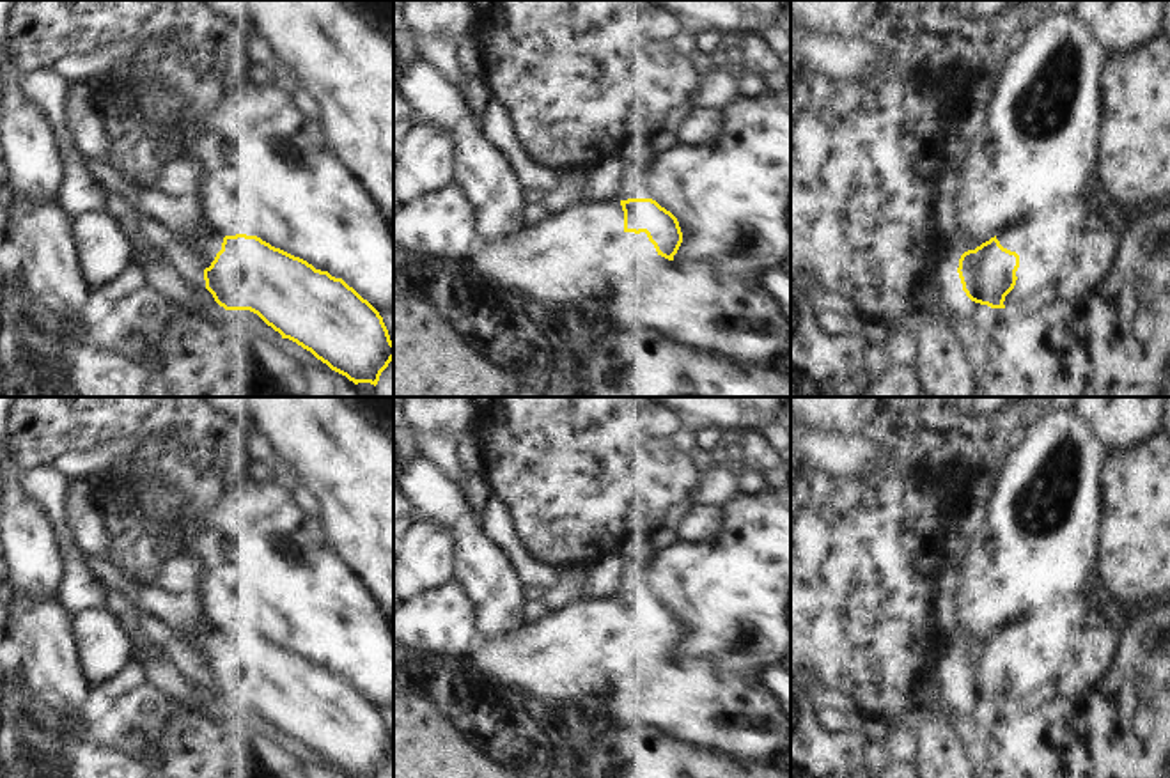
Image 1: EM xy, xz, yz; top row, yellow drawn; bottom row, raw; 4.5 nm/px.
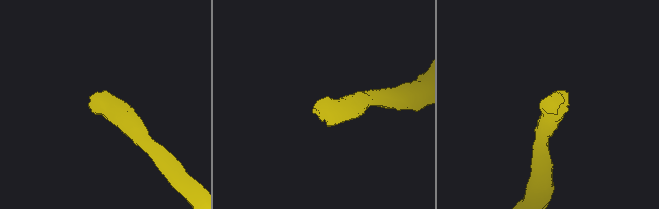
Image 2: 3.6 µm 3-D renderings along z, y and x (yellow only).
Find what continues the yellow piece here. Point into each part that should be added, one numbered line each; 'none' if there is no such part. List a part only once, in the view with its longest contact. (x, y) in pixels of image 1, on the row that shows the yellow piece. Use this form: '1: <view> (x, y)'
1: yz (1069, 220)

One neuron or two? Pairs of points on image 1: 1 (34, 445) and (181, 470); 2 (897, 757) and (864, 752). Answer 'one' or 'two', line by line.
1: one
2: two

